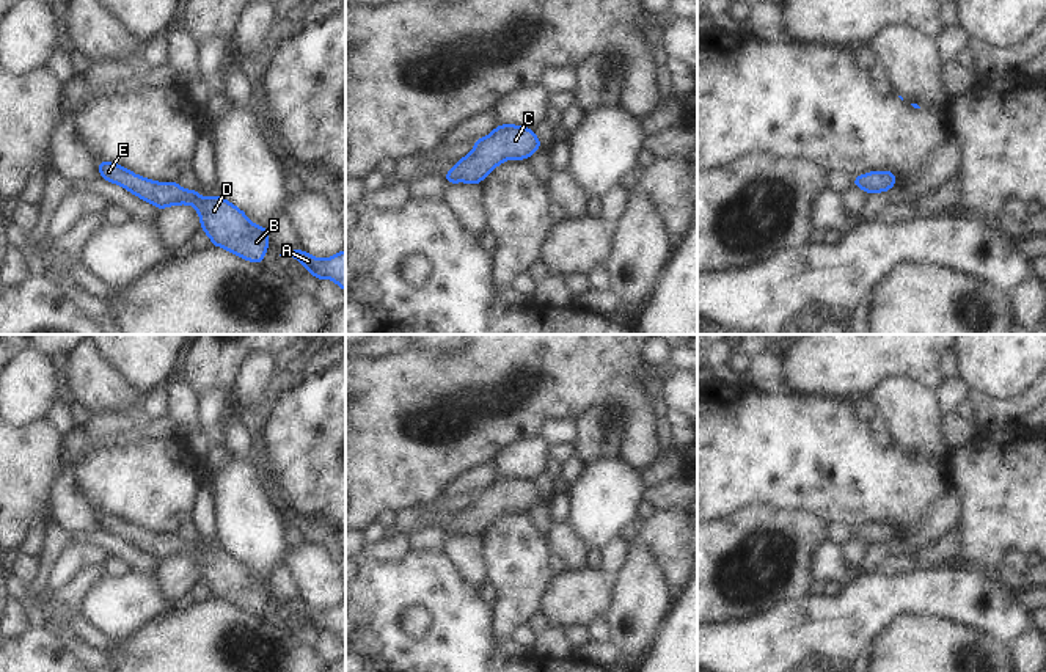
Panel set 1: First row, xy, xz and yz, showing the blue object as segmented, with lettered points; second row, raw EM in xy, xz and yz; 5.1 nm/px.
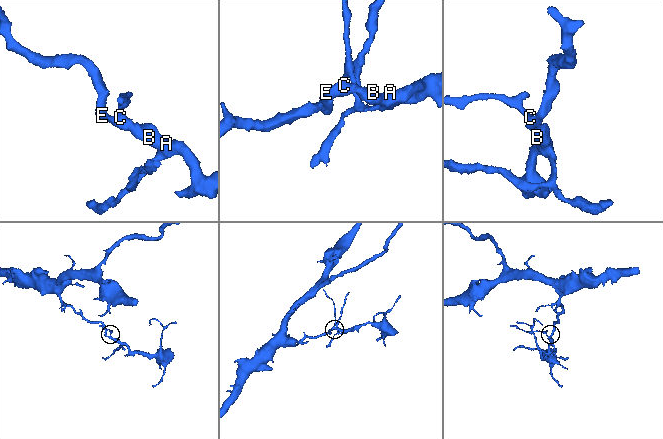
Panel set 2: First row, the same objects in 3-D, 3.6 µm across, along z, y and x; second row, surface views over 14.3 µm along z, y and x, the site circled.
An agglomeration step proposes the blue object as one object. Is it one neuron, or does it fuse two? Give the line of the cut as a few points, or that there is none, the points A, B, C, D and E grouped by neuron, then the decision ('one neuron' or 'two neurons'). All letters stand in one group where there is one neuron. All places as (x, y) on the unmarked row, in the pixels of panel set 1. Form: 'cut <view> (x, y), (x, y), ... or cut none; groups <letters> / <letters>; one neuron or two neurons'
cut none; groups A B C D E; one neuron

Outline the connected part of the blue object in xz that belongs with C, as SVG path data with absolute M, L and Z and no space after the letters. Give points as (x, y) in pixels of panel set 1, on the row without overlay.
M514 476L496 477L488 488L476 491L474 501L443 529L448 537L452 534L481 535L504 512L528 512L540 499L542 496L532 480Z

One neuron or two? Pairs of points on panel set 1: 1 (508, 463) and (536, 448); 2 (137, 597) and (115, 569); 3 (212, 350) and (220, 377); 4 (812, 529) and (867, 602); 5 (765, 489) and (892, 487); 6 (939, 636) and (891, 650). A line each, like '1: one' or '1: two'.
1: one
2: two
3: one
4: two
5: one
6: one

